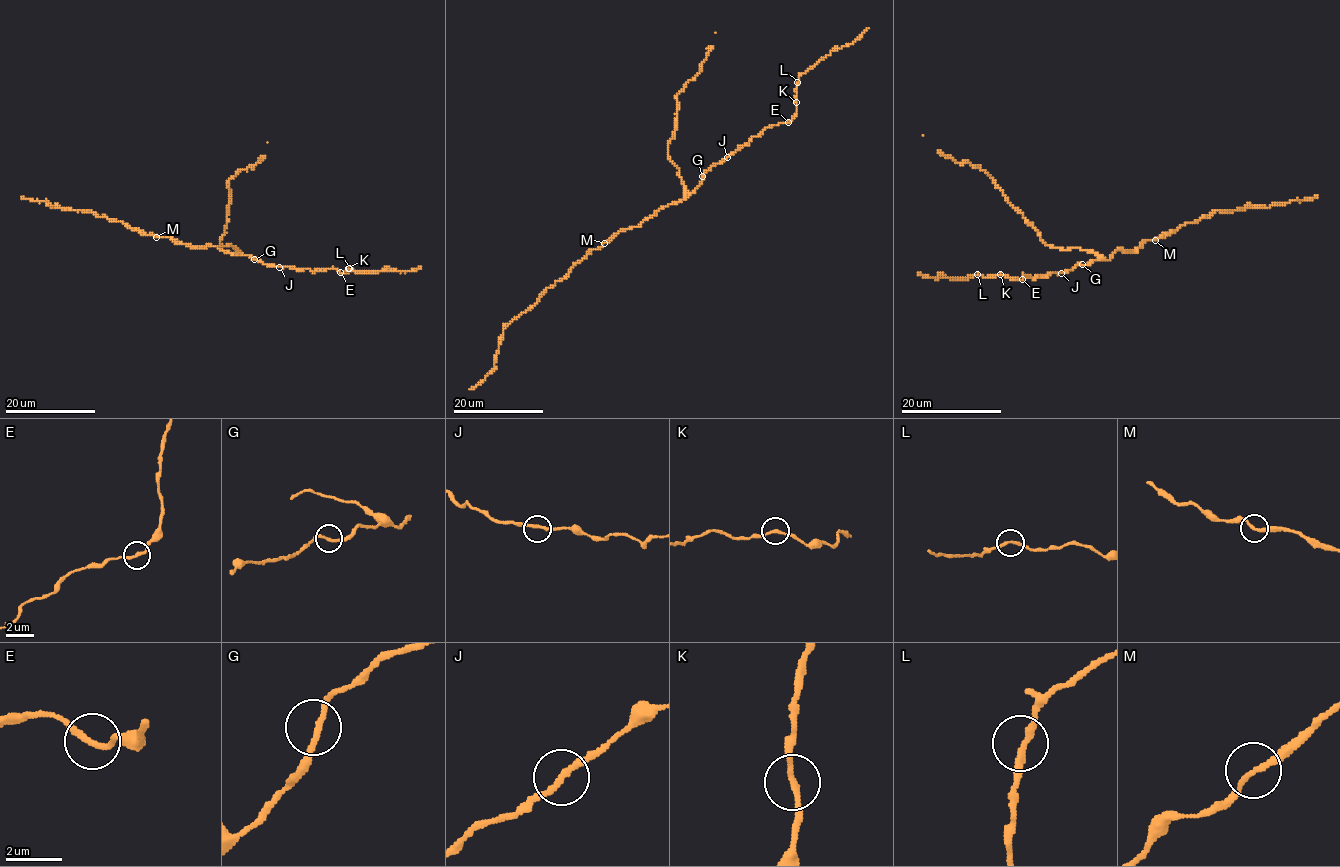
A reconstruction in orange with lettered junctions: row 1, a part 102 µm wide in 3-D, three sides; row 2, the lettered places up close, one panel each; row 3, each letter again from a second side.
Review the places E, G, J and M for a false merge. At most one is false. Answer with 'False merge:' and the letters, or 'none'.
False merge: none

